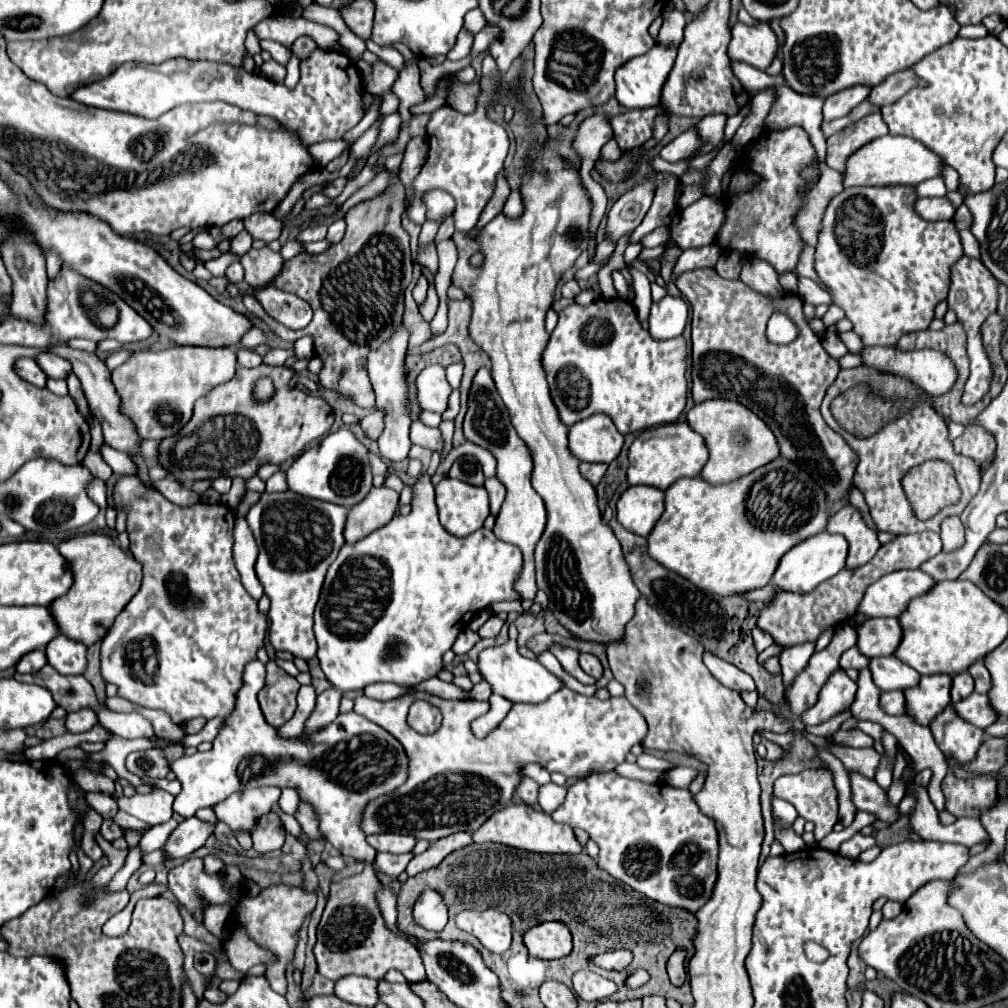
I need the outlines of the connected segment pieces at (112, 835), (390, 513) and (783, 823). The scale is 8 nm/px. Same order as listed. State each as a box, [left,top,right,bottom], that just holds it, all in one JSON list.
[[100,819,122,842],[344,486,398,544],[772,798,798,828]]

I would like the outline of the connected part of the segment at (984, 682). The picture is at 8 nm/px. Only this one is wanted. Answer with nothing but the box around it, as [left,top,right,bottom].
[968,662,992,694]

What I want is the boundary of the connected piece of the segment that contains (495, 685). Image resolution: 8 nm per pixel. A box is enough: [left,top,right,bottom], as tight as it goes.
[478,612,564,704]

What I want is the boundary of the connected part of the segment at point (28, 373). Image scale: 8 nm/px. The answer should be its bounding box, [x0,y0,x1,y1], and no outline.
[14,358,46,388]

